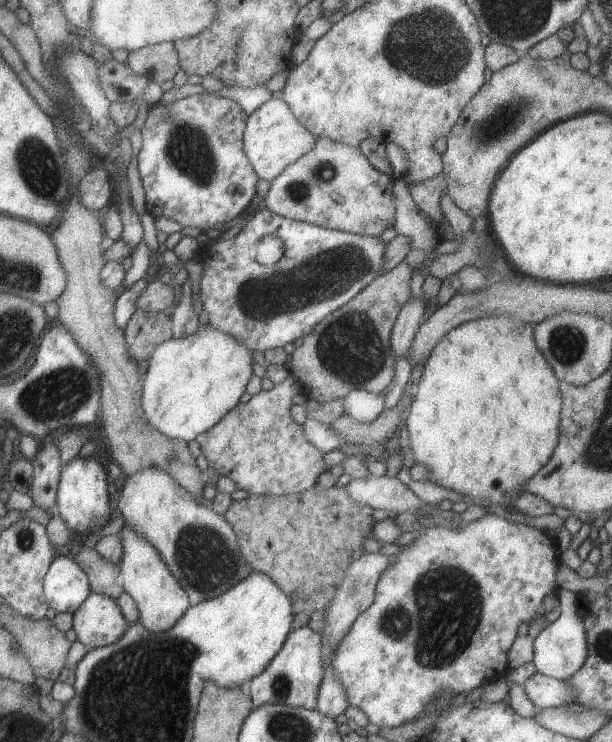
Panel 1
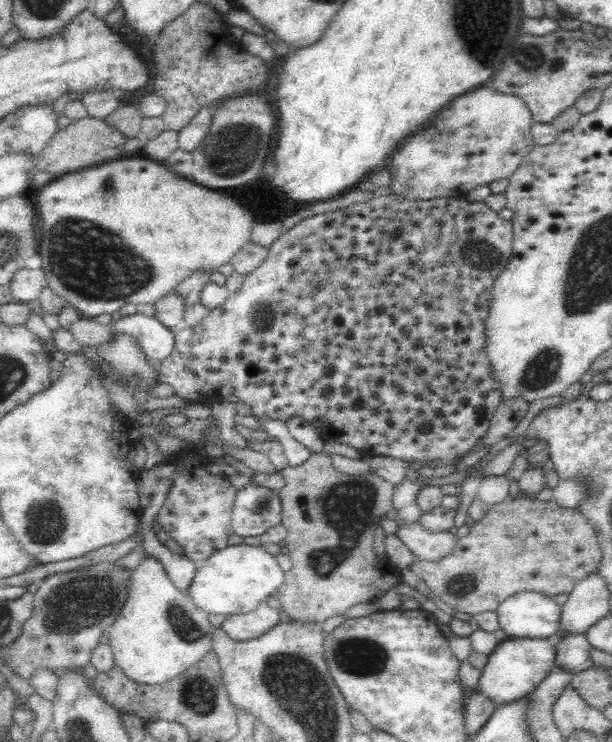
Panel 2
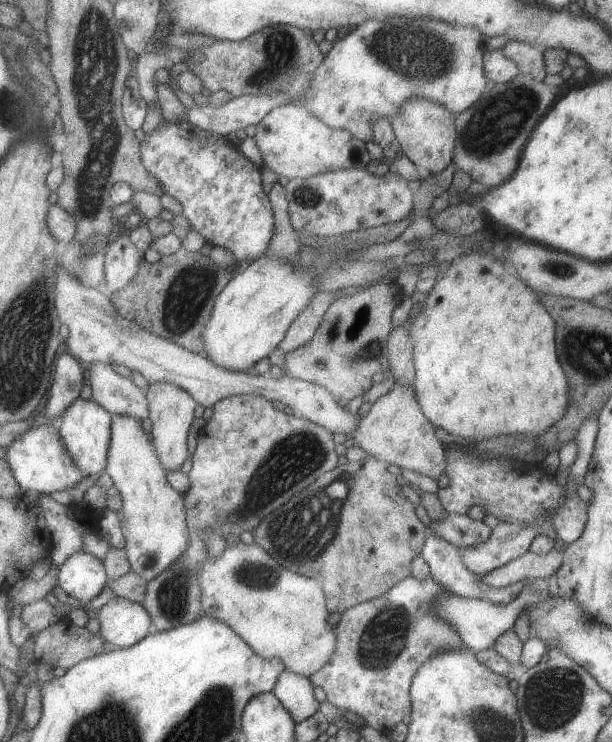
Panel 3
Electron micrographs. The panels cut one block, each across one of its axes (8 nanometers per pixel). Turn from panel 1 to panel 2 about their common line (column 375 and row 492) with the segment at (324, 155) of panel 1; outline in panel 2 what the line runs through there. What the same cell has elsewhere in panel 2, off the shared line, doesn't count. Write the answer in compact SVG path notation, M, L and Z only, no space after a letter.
M189 443L186 450L163 460L179 469L171 476L168 494L156 518L156 525L176 540L184 549L185 556L194 562L206 560L218 550L226 548L227 538L233 533L231 518L237 493L226 475L211 474L208 468L204 467L210 458L206 454L202 456L196 452L200 448L202 446L199 444Z

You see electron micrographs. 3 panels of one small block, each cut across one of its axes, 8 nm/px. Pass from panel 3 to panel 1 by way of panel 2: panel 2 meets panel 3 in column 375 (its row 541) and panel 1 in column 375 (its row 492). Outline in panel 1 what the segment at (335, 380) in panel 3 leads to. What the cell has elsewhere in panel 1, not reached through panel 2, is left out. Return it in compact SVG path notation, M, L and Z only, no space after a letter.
M404 260L392 270L378 275L352 300L327 314L312 332L304 337L303 344L295 348L291 354L289 370L299 381L302 392L308 399L324 404L337 398L345 398L351 390L360 389L380 394L386 386L392 385L397 356L391 345L391 336L401 308L411 297L412 269Z

